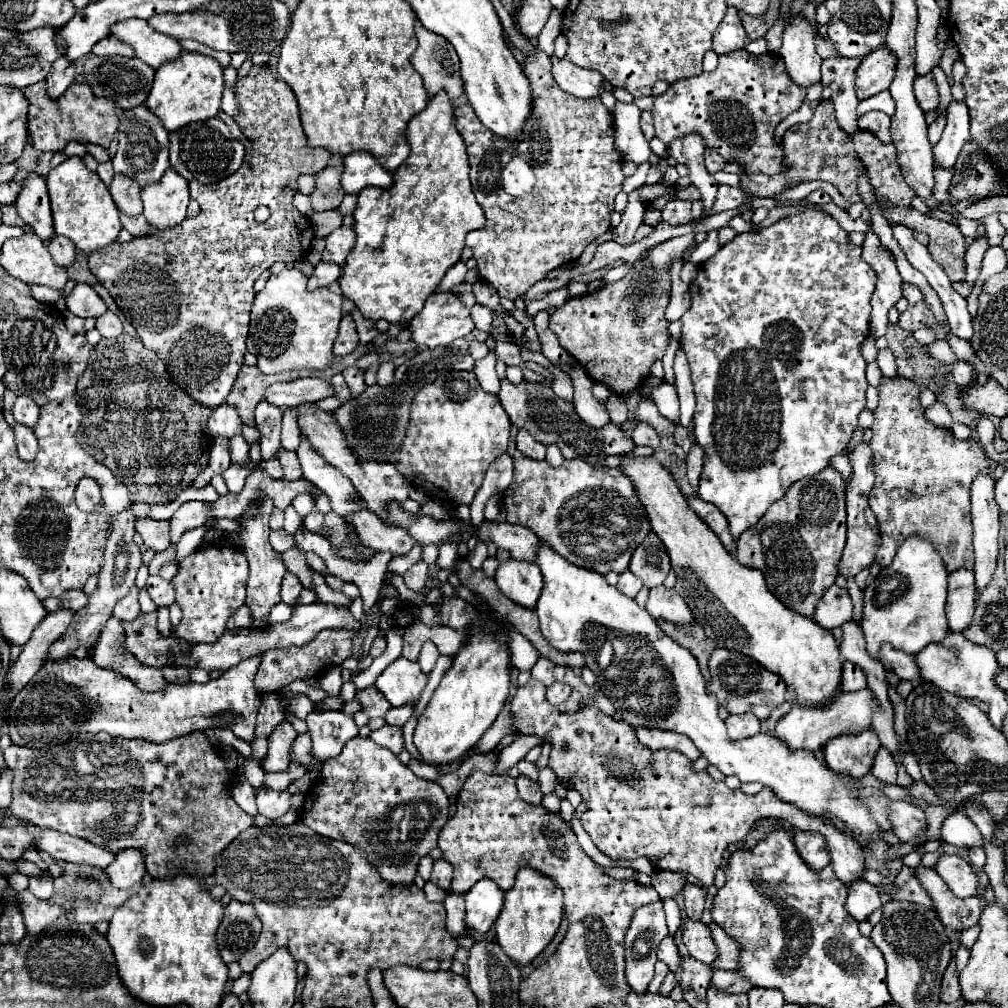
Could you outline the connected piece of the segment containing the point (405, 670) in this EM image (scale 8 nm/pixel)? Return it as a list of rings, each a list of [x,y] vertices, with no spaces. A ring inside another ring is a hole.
[[[398,658],[376,678],[374,686],[392,706],[402,706],[408,700],[420,698],[426,682],[428,676],[420,670],[418,662]]]

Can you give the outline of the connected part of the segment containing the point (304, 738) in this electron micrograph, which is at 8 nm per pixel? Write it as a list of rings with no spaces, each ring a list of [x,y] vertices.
[[[302,734],[294,740],[292,744],[292,752],[290,752],[290,758],[294,762],[302,762],[306,766],[310,766],[310,772],[320,772],[320,764],[316,764],[312,758],[310,758],[310,734]]]

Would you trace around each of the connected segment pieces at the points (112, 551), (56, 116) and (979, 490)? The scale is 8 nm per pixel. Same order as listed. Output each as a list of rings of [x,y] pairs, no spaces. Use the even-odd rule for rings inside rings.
[[[126,508],[124,512],[118,514],[118,520],[114,520],[112,524],[112,534],[110,534],[110,540],[106,542],[106,552],[104,552],[104,568],[102,572],[98,574],[98,588],[94,594],[90,594],[90,600],[86,604],[86,608],[78,610],[68,626],[68,630],[54,642],[54,646],[50,648],[50,656],[48,660],[56,660],[56,658],[62,658],[62,656],[68,656],[72,654],[78,646],[86,646],[86,648],[92,648],[104,628],[104,624],[108,622],[108,618],[112,616],[112,610],[116,606],[116,602],[126,596],[126,592],[130,590],[130,586],[134,584],[136,580],[136,572],[142,564],[142,554],[138,550],[138,546],[132,544],[132,536],[136,534],[134,532],[134,522],[136,518],[132,516],[132,508]]]
[[[46,80],[32,84],[24,90],[30,108],[28,108],[28,134],[36,150],[44,152],[60,152],[68,142],[80,144],[98,144],[108,148],[116,130],[118,130],[118,114],[112,100],[98,98],[92,94],[90,86],[84,82],[72,82],[66,92],[52,100],[46,92]]]
[[[982,474],[972,484],[972,524],[974,524],[974,574],[976,592],[982,594],[998,560],[998,504],[994,500],[994,480]]]

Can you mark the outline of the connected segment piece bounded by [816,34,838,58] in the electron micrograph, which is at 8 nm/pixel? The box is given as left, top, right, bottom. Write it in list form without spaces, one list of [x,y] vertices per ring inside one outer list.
[[[816,34],[816,44],[818,44],[818,54],[822,58],[826,58],[826,56],[838,56],[834,52],[834,46],[830,44],[830,38],[820,38],[820,34]]]

